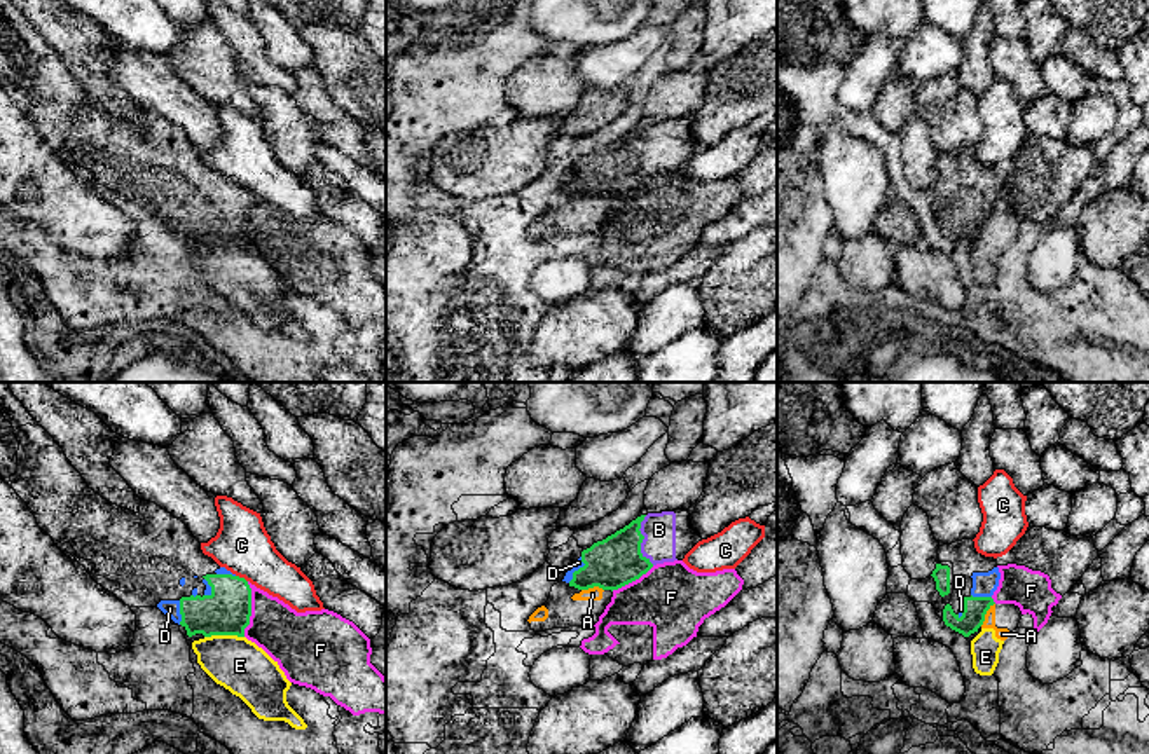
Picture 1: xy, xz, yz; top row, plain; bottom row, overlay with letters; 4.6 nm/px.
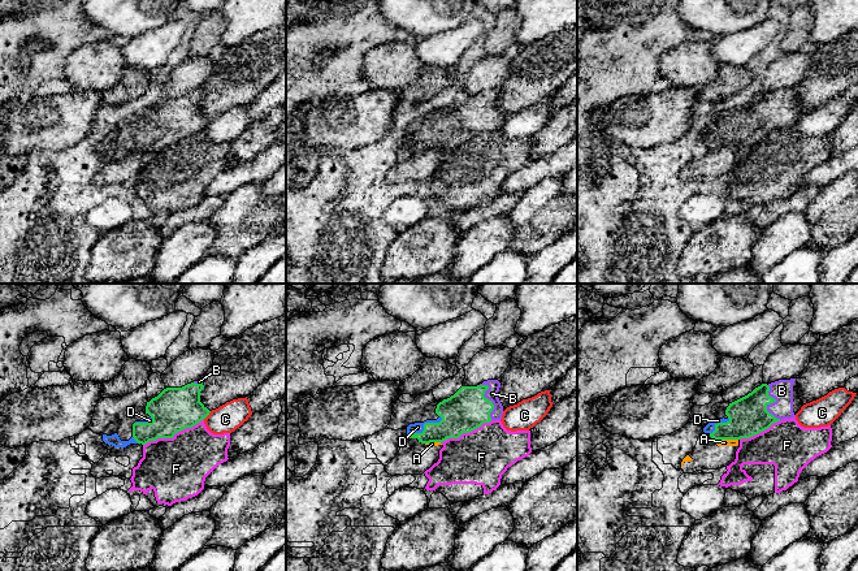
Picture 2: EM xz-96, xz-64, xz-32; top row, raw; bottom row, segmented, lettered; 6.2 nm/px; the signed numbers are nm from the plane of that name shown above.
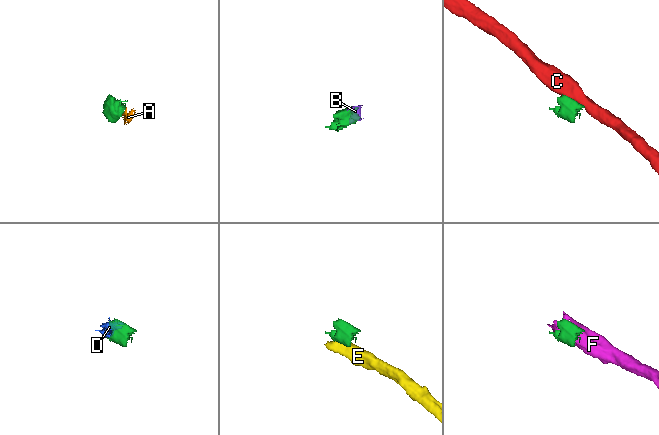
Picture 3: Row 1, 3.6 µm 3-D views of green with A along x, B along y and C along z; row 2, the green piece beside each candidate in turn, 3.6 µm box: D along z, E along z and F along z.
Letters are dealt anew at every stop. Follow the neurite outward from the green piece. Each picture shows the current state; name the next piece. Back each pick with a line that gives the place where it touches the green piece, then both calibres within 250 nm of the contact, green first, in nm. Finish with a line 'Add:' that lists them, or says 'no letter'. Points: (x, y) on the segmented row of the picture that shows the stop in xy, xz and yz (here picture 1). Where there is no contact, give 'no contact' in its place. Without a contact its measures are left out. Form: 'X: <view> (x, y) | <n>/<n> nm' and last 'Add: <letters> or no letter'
B: xz (643, 538) | 240/160 nm
D: xz (578, 569) | 240/40 nm
Add: B, D

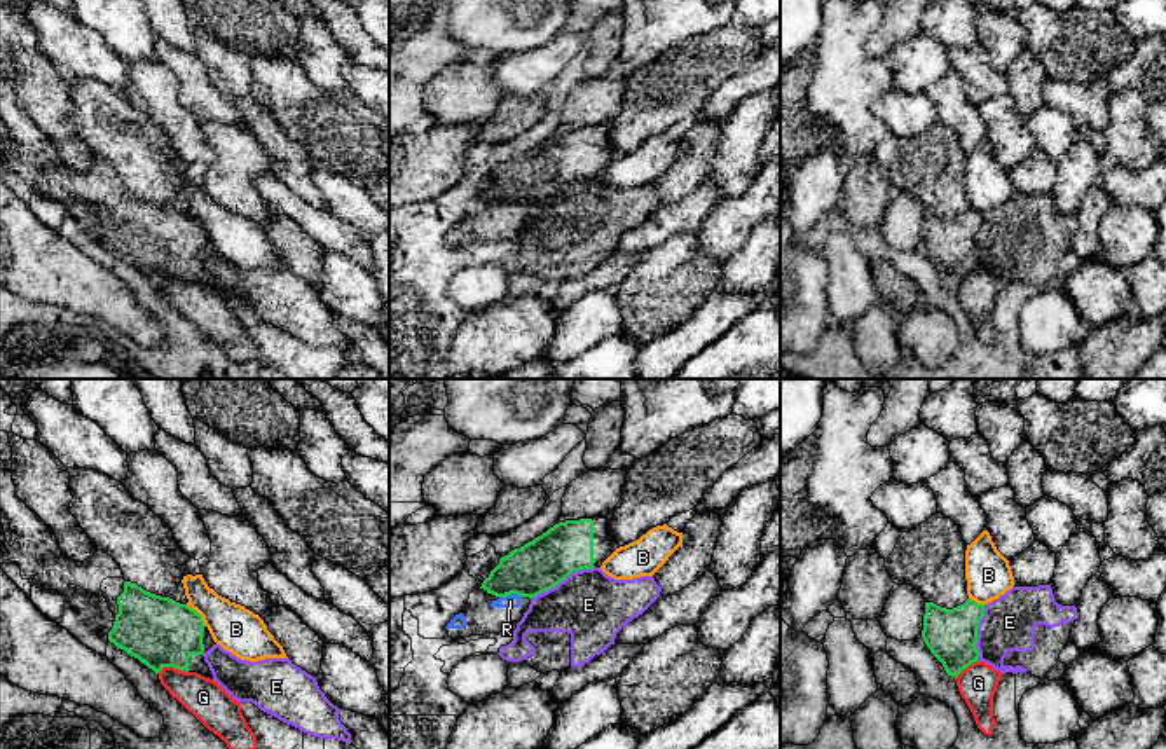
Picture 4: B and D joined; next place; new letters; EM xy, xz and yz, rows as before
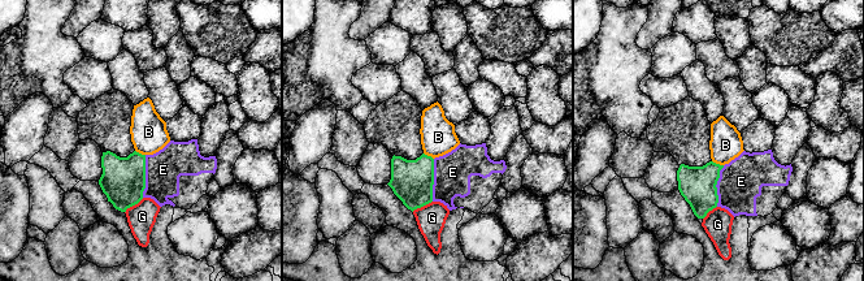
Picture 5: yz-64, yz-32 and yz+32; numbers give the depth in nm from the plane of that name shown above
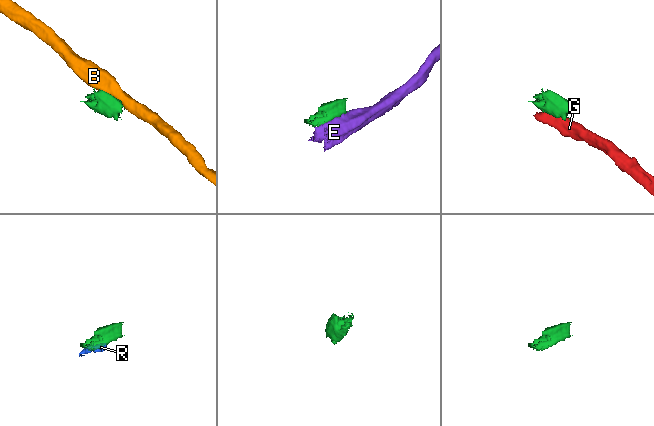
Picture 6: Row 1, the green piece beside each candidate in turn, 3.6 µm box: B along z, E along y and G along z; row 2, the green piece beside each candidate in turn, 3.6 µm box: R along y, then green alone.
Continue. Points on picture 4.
Add: no letter

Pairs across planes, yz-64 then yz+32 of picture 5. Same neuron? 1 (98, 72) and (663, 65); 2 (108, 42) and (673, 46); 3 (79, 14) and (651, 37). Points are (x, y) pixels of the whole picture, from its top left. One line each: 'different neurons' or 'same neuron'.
1: different neurons
2: same neuron
3: same neuron

